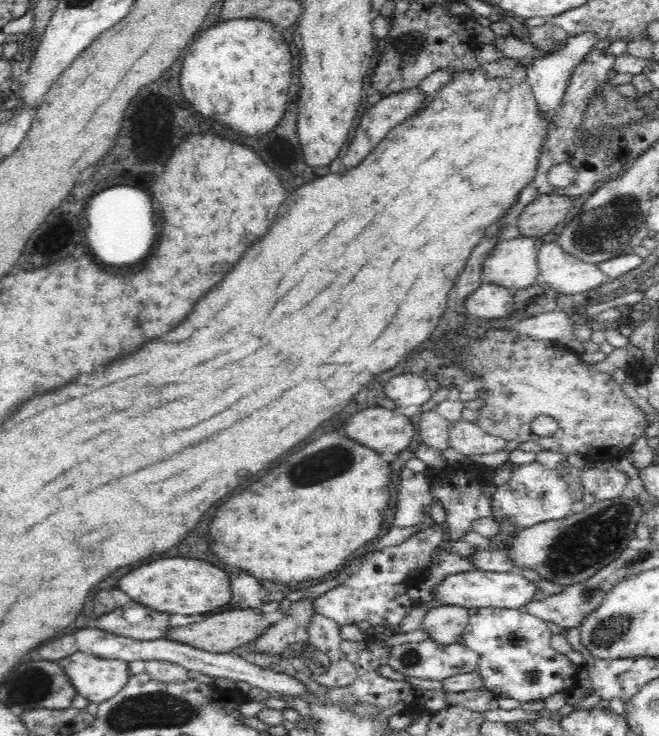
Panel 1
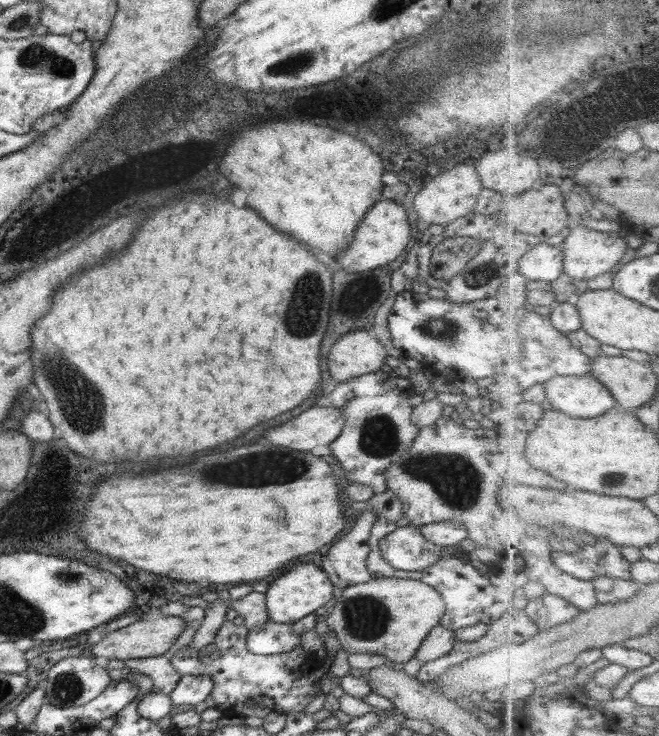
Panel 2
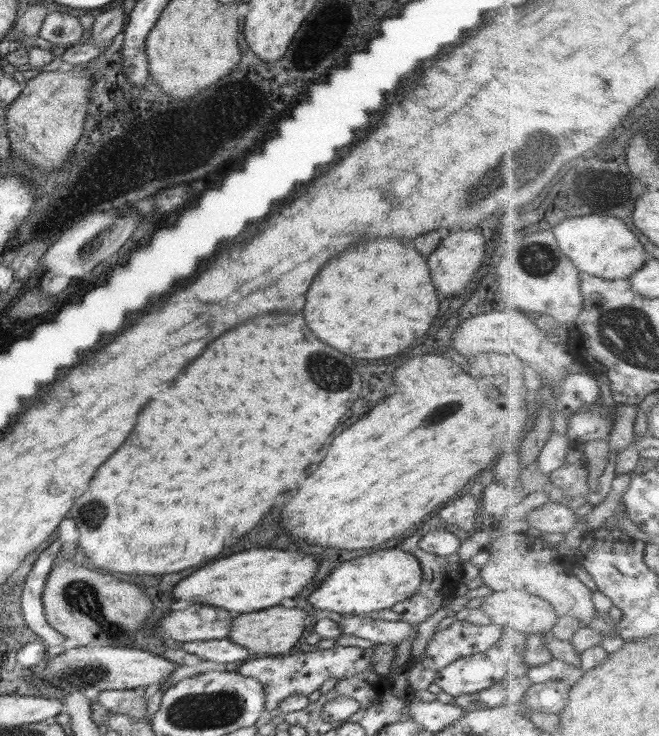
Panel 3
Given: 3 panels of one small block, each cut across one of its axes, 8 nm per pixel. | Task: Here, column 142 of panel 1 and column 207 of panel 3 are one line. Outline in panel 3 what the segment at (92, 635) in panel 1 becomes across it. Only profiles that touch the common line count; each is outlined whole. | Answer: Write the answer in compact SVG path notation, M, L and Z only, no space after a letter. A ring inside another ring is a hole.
M223 638L222 640L198 640L196 642L184 642L182 649L190 654L198 656L202 660L223 662L228 666L236 666L246 660L249 650L246 650L234 641Z

